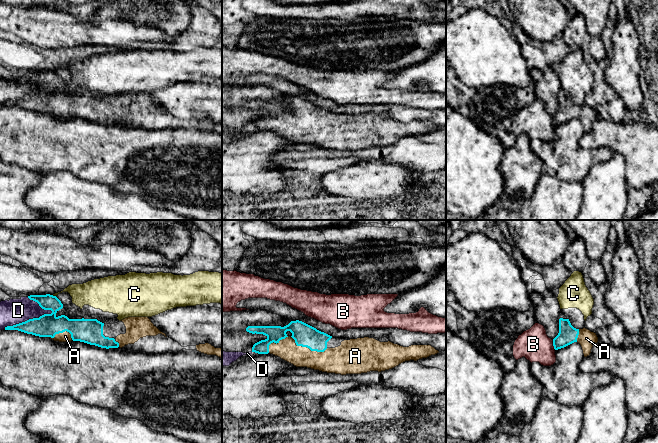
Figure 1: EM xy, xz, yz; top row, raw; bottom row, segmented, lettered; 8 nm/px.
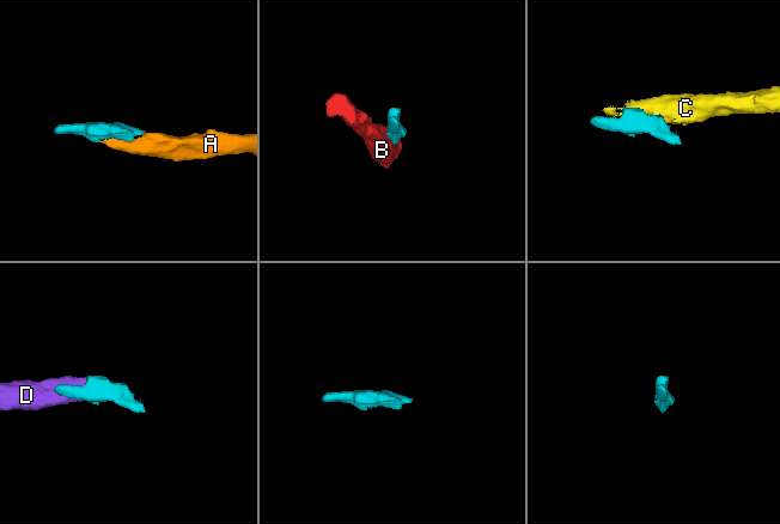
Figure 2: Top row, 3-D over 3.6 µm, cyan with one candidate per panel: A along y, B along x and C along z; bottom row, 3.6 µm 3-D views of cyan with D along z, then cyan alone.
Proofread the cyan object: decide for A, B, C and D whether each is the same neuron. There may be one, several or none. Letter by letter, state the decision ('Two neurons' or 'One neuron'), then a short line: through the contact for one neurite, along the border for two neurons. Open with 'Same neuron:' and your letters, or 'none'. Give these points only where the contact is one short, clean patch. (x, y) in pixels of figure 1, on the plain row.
Same neuron: A
A: One neuron
B: Two neurons. Line: yz (552, 116), (552, 121), (555, 125)
C: Two neurons
D: Two neurons

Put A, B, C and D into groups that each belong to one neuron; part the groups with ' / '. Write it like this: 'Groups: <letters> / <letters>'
Groups: A / B / C D

